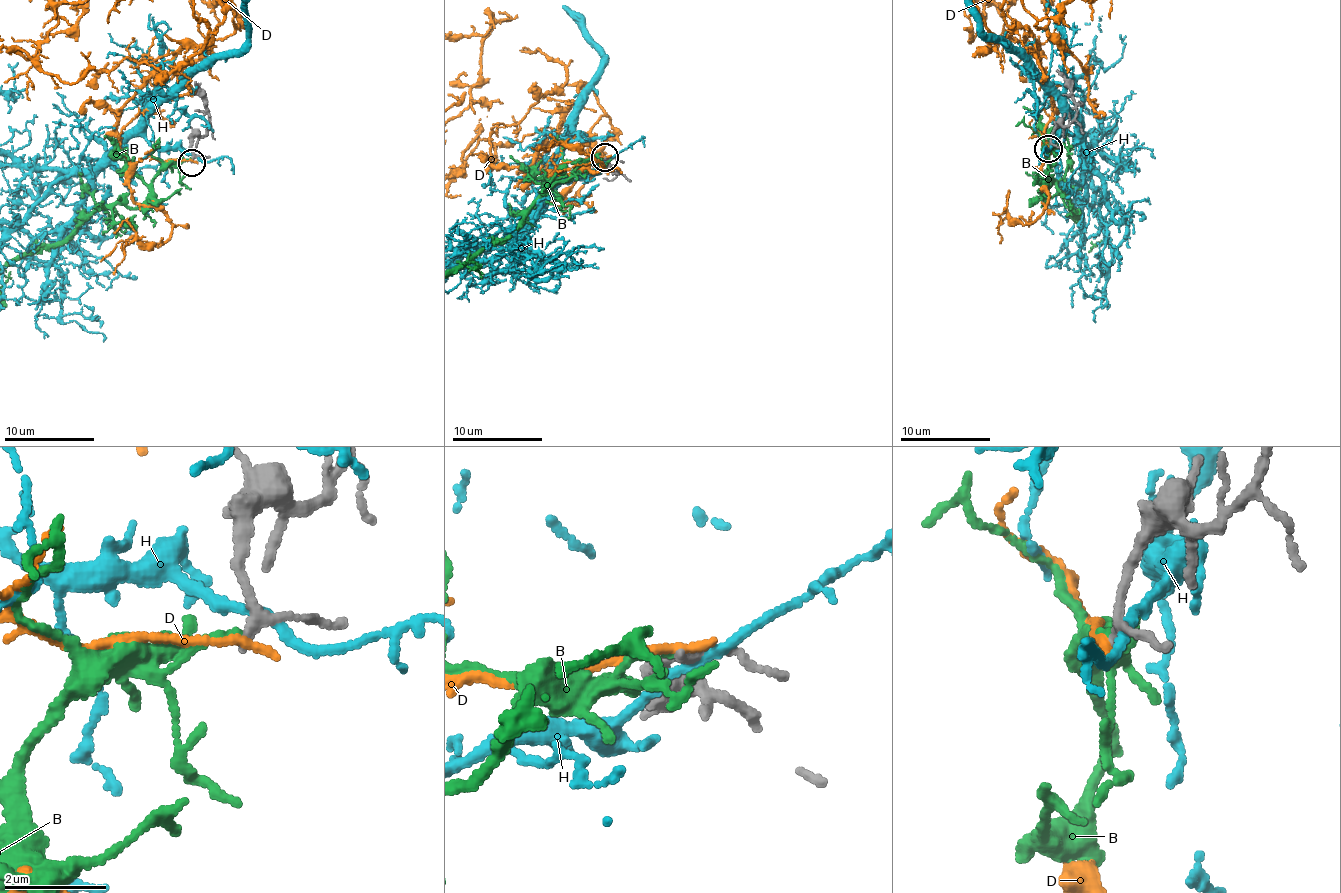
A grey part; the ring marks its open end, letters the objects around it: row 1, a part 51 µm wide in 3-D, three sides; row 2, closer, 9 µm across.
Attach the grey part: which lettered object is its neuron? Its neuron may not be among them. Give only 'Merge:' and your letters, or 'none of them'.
Merge: none of them

